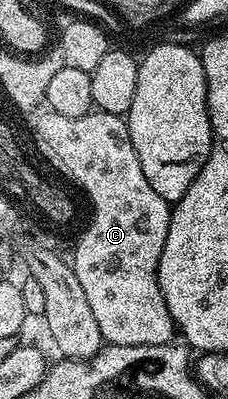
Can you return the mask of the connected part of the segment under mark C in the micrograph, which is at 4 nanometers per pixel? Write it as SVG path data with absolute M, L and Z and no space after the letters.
M92 109L83 119L79 116L44 118L42 126L39 126L39 145L43 147L41 156L51 158L60 169L87 186L99 208L91 233L83 238L82 246L73 246L73 265L85 292L85 300L89 300L89 308L97 319L97 328L101 328L104 343L112 346L168 345L174 339L171 337L176 337L177 327L173 316L169 316L165 296L161 296L159 261L161 248L165 248L165 236L169 236L171 206L157 196L157 192L153 192L153 184L145 180L141 160L137 160L137 152L129 136L126 117Z

